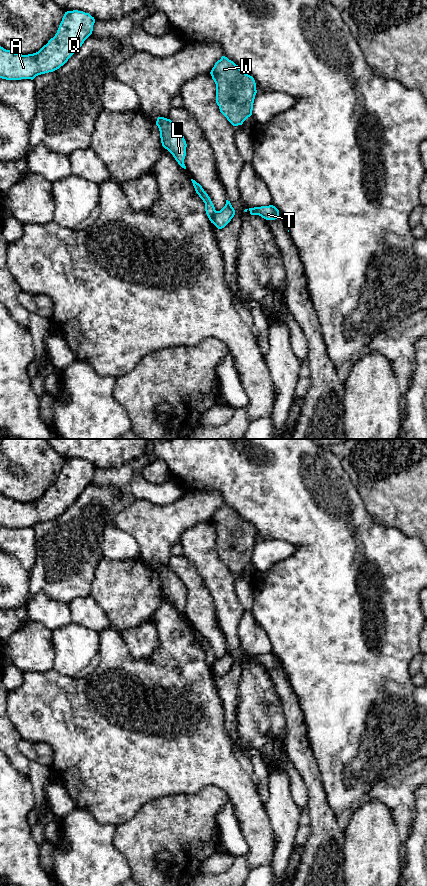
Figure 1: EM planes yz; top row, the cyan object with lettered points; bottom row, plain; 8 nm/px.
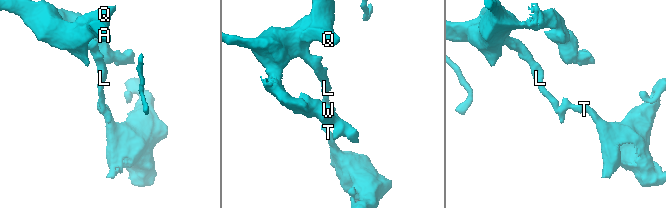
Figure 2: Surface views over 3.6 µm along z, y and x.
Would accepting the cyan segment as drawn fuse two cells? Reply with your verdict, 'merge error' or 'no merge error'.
merge error

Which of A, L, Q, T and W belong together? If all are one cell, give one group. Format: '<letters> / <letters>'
A L Q W / T

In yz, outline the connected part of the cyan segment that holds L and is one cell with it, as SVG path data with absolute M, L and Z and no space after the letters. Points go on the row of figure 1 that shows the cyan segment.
M158 117L156 125L160 131L162 146L173 155L182 168L186 169L184 159L186 156L187 144L183 134L170 119Z

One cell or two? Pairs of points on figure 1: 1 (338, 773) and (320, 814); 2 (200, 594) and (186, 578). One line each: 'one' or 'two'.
1: two
2: one

